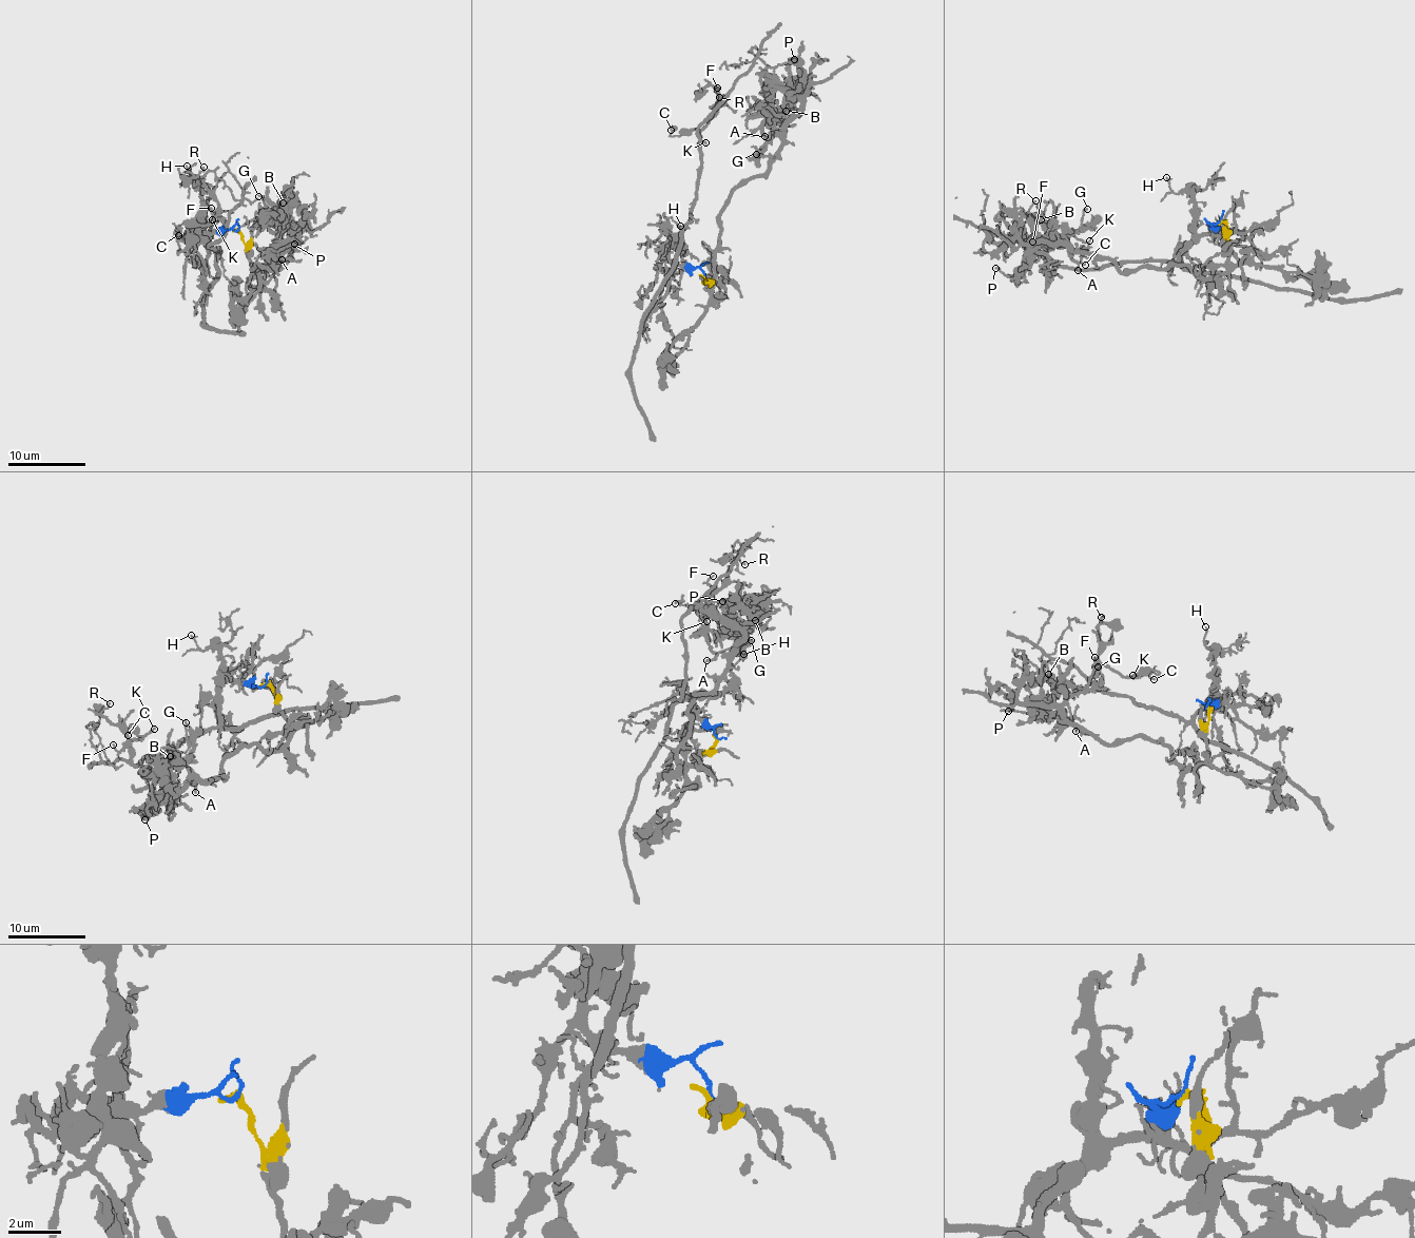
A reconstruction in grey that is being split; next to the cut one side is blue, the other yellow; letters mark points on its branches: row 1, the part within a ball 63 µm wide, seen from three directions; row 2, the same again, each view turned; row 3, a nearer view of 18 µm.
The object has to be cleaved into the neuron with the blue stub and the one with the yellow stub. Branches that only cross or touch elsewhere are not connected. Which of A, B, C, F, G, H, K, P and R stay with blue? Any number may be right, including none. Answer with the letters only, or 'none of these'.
C, F, H, K, R

